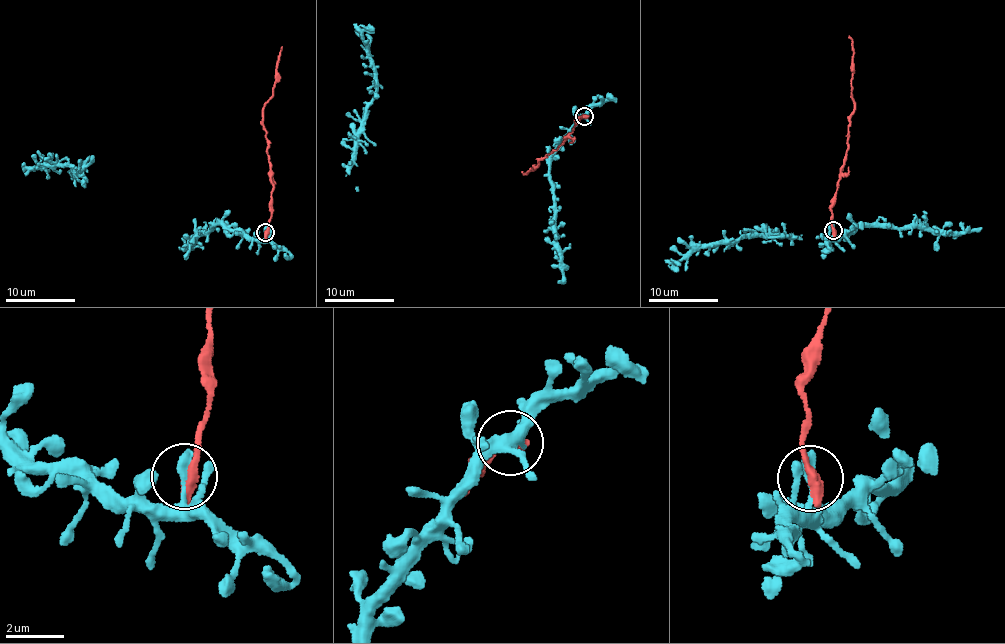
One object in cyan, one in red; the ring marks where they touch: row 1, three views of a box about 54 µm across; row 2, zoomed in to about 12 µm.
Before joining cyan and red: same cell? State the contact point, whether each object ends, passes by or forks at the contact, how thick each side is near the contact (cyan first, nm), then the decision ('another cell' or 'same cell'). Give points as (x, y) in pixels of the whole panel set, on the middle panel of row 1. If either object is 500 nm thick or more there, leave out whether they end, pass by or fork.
place (584, 116); cyan ends; red ends; calibres 360 and 440 nm; another cell

